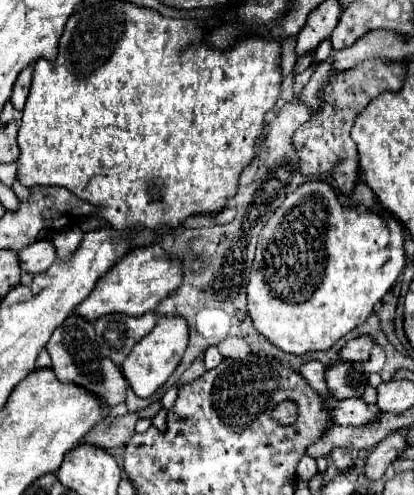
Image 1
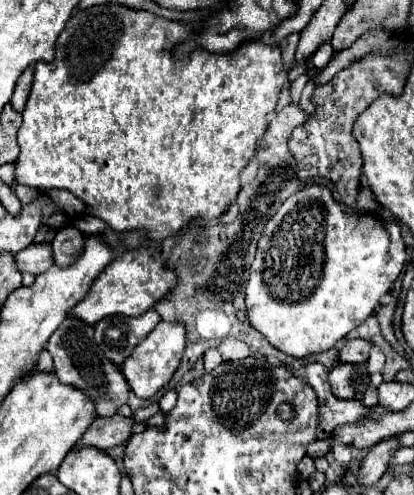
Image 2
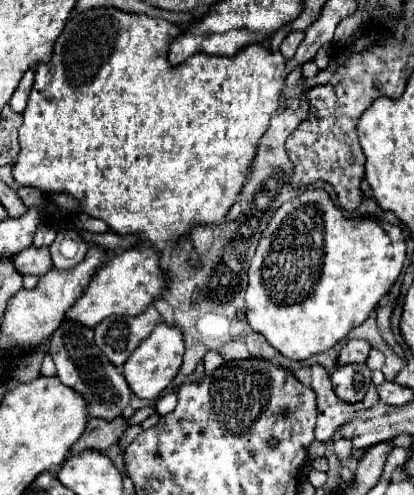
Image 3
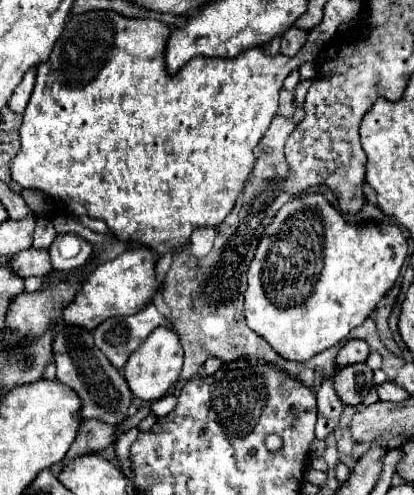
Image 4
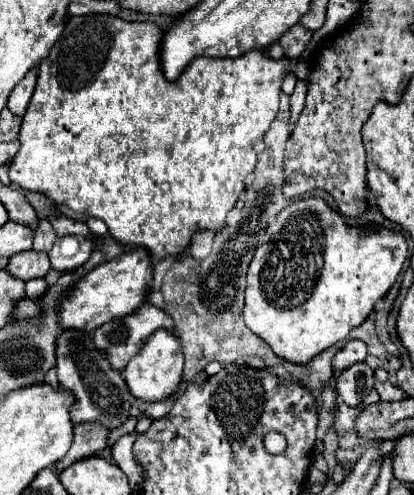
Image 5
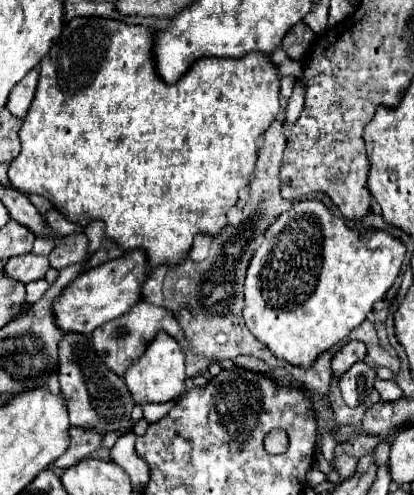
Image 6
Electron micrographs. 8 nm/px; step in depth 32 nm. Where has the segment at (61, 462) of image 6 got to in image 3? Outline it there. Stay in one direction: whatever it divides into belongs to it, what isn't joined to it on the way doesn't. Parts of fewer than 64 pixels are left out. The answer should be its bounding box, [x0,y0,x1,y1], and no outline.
[70,418,128,456]

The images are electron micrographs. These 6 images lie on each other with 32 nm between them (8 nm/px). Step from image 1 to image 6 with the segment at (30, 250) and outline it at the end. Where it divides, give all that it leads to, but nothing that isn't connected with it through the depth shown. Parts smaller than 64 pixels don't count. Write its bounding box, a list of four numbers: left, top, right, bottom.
[4,252,50,284]

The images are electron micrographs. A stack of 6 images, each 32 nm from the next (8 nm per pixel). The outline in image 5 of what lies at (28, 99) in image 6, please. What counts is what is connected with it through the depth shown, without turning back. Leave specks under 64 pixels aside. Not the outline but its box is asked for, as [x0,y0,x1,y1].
[8,68,38,116]

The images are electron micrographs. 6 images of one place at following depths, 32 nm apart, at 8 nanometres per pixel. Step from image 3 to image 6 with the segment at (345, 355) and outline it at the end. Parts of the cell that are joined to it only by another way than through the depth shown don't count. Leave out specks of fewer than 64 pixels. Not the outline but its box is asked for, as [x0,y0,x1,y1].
[332,342,366,378]

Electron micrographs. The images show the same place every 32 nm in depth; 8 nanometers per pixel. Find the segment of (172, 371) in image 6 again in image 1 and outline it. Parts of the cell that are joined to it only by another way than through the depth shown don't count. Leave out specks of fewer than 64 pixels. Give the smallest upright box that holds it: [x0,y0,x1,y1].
[122,318,188,398]

